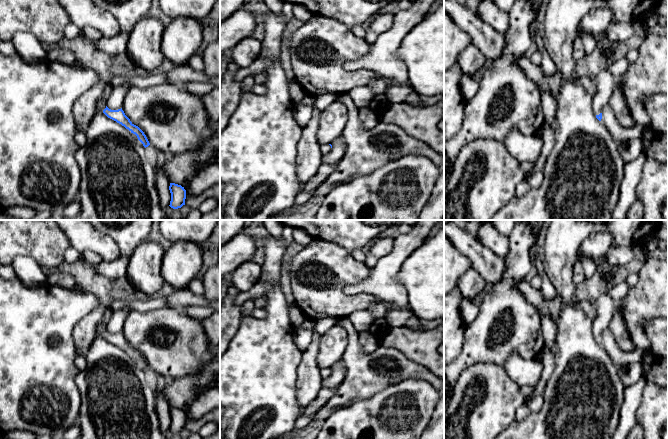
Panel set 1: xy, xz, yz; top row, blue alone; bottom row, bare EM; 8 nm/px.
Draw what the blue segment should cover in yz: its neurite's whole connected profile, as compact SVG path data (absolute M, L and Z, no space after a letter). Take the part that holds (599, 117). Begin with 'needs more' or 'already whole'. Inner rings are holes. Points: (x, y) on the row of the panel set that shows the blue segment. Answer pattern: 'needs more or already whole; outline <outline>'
needs more; outline M605 69L597 75L595 83L597 86L597 91L592 96L592 107L596 118L601 121L602 108L609 104L610 98L616 86L616 77Z

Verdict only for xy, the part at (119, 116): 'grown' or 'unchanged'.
grown

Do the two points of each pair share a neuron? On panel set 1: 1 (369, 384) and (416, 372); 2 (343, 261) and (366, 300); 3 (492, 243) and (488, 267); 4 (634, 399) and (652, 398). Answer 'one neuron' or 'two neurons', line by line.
1: one neuron
2: one neuron
3: two neurons
4: two neurons

